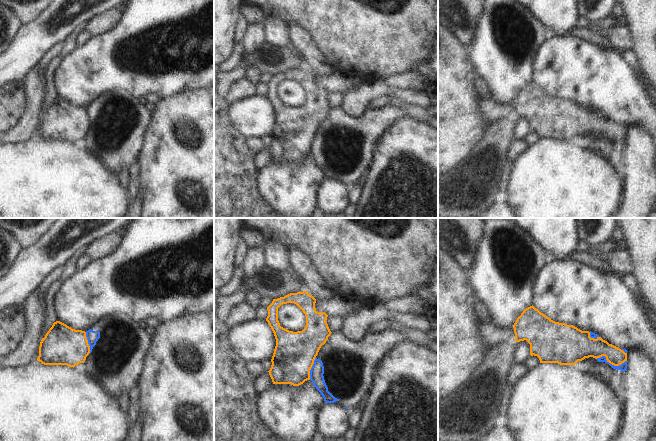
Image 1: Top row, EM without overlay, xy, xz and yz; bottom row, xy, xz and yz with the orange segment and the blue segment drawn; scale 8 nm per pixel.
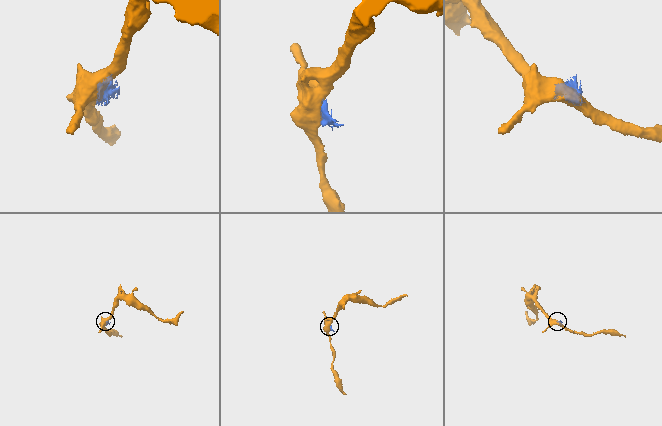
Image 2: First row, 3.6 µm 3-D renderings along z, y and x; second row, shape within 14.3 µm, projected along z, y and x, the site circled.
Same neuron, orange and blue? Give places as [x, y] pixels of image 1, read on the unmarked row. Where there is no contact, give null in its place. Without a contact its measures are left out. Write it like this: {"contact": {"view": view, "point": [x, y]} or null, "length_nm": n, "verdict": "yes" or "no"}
{"contact": {"view": "yz", "point": [611, 139]}, "length_nm": 240, "verdict": "no"}

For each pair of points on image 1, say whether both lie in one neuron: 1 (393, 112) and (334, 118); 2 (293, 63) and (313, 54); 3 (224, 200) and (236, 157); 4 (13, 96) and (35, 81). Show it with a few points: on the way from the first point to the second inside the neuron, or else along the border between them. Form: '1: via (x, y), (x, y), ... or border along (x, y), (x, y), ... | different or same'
1: via (378, 120), (372, 123), (349, 123) | same
2: border along (303, 62), (305, 66) | different
3: via (224, 189), (225, 168) | same
4: border along (24, 81), (23, 95), (25, 108), (22, 114) | different

